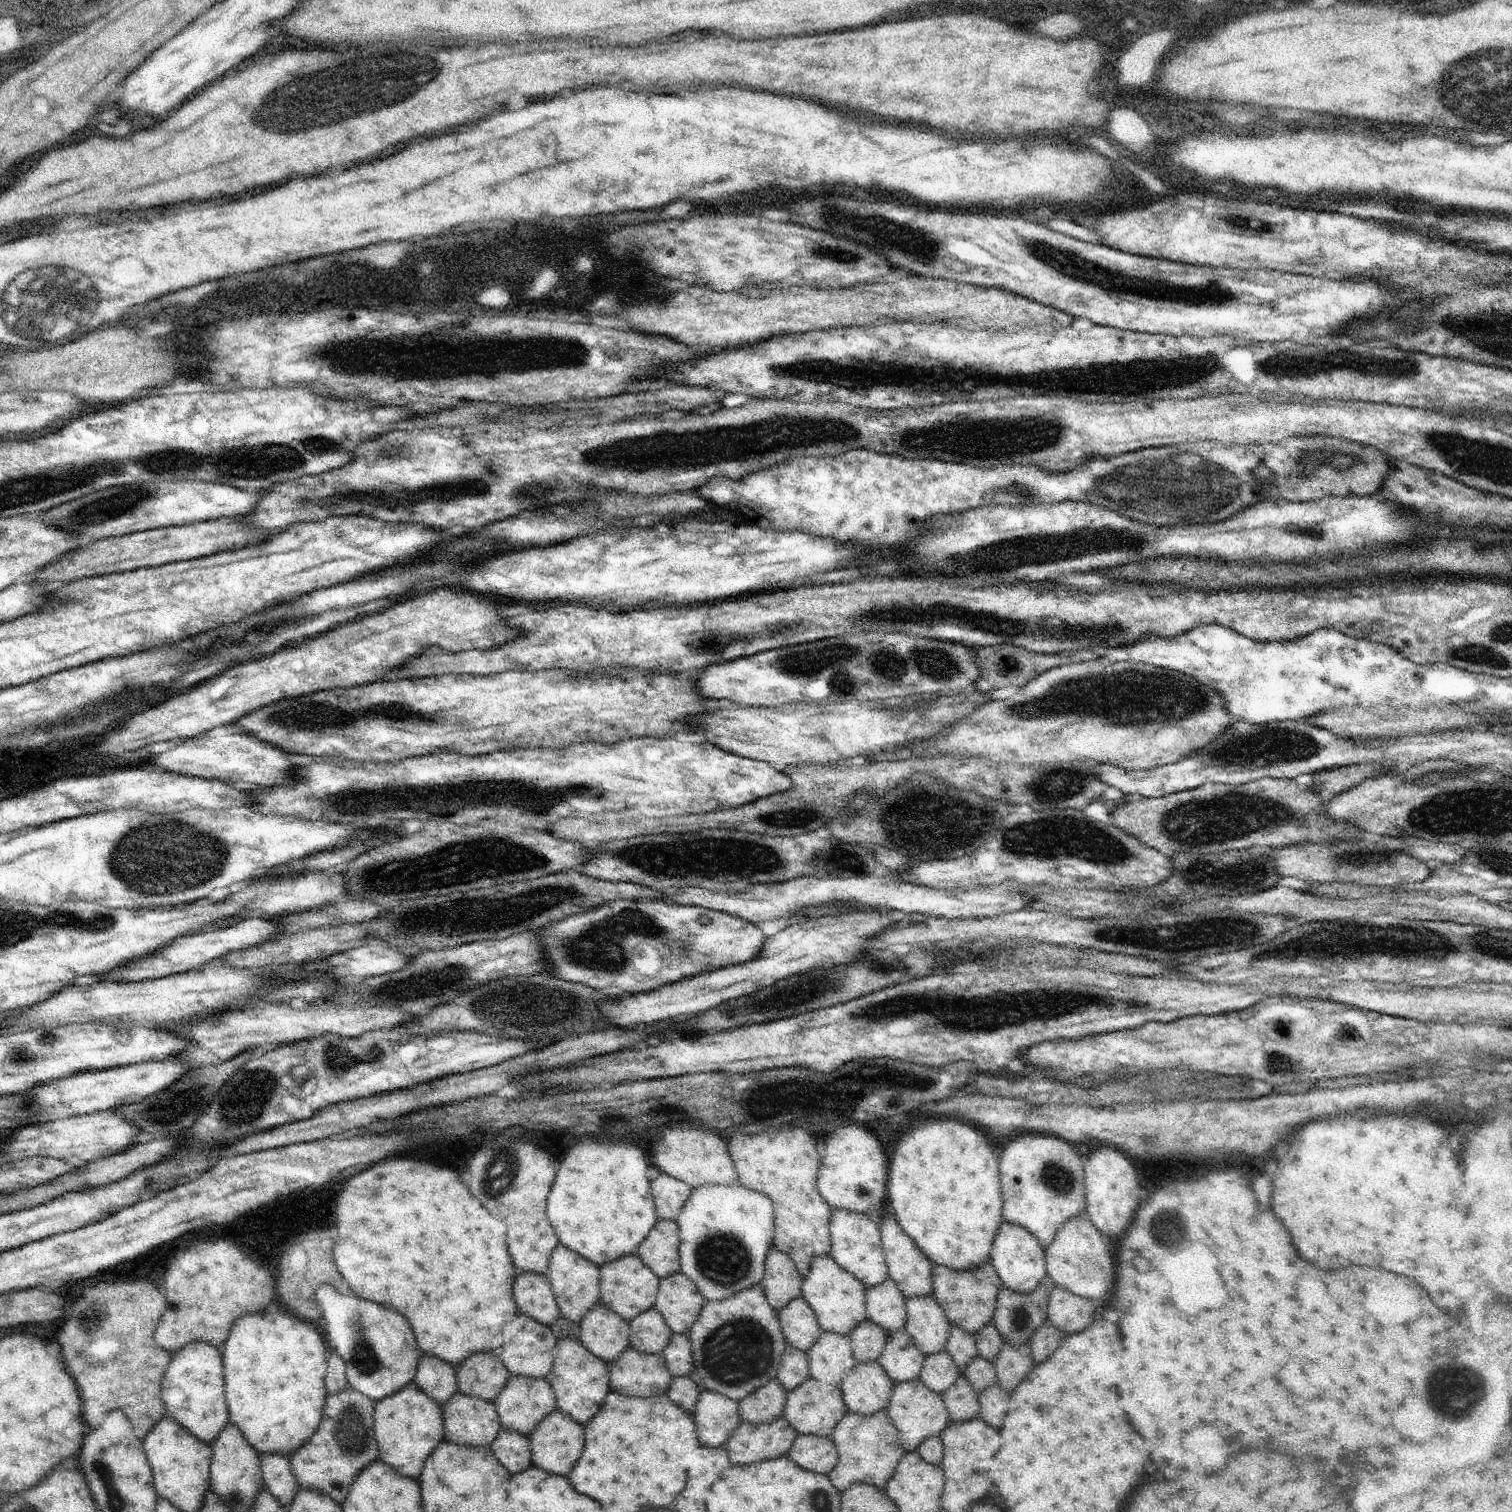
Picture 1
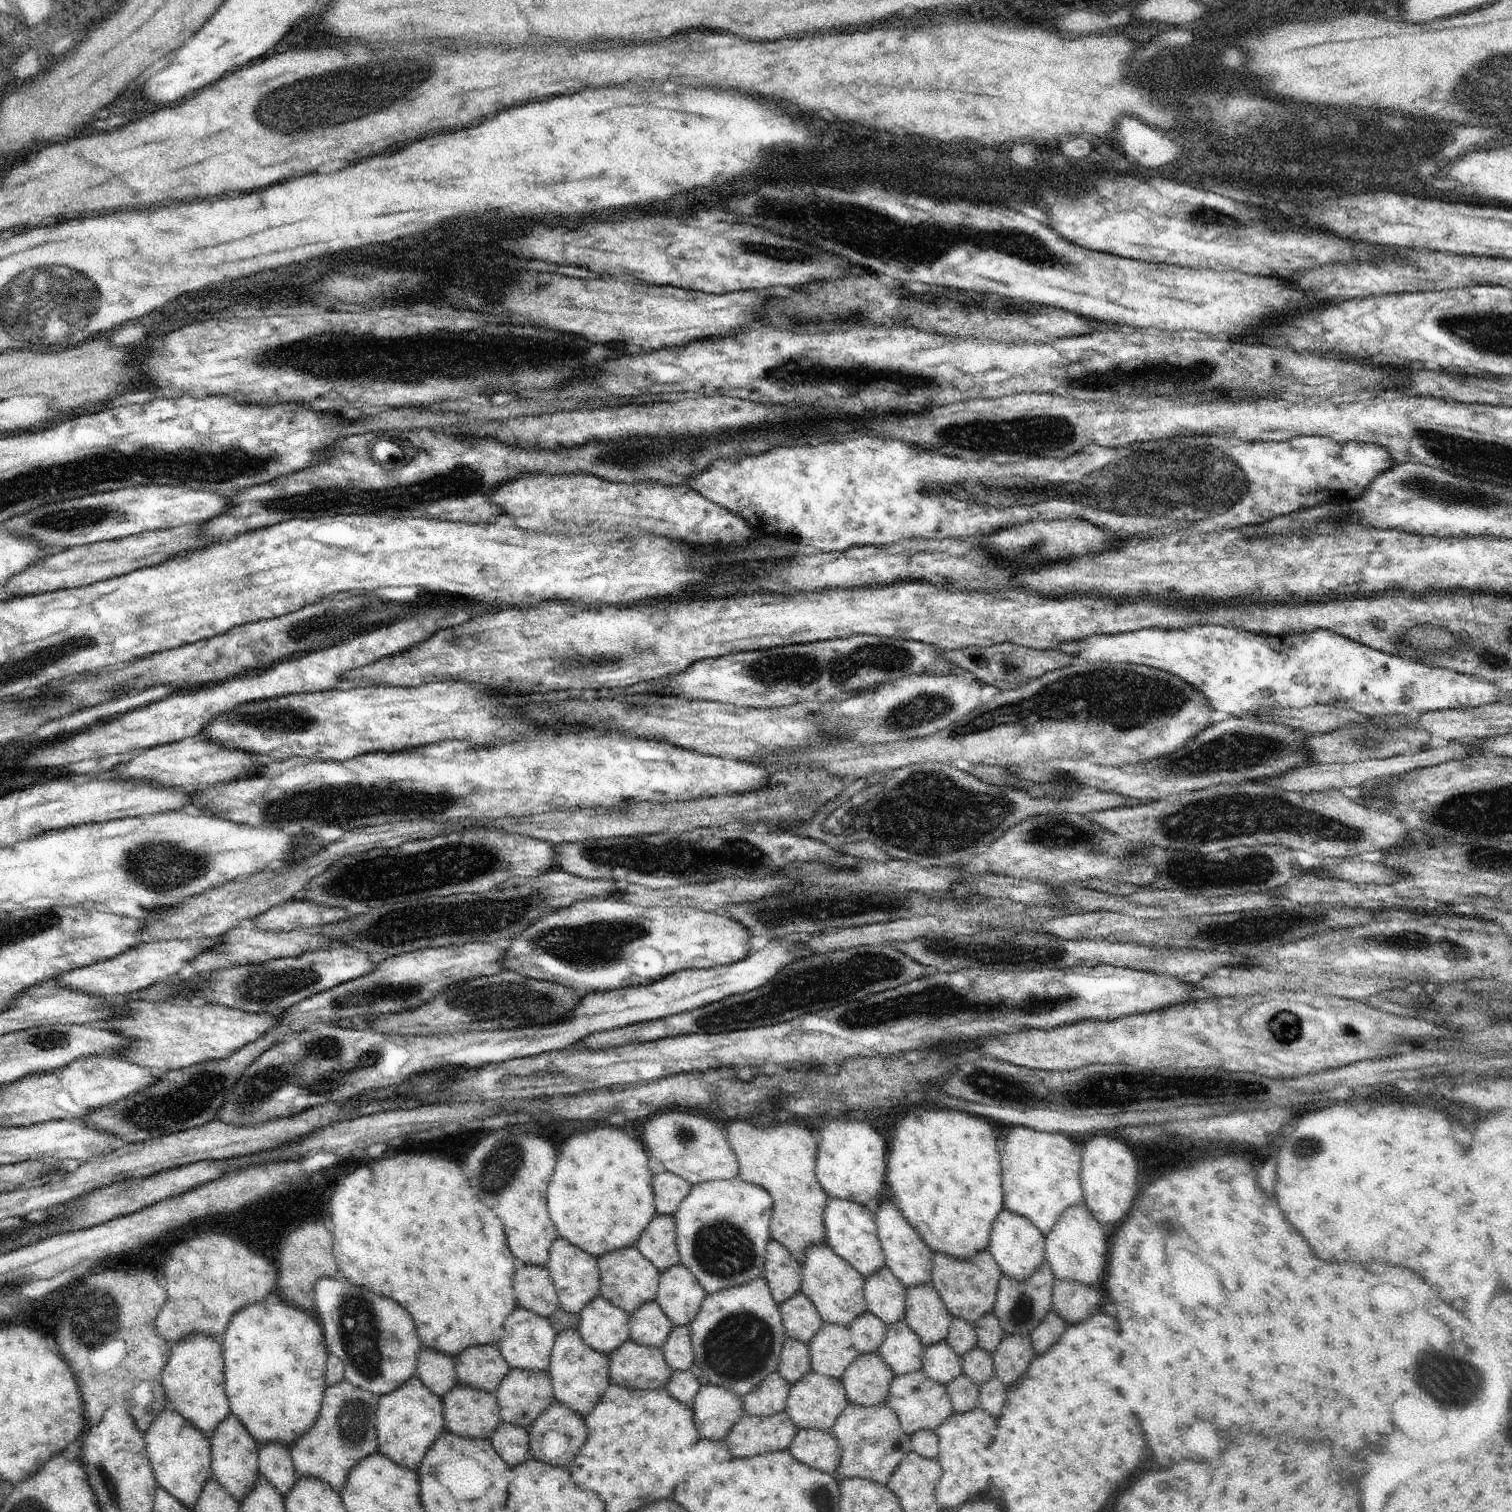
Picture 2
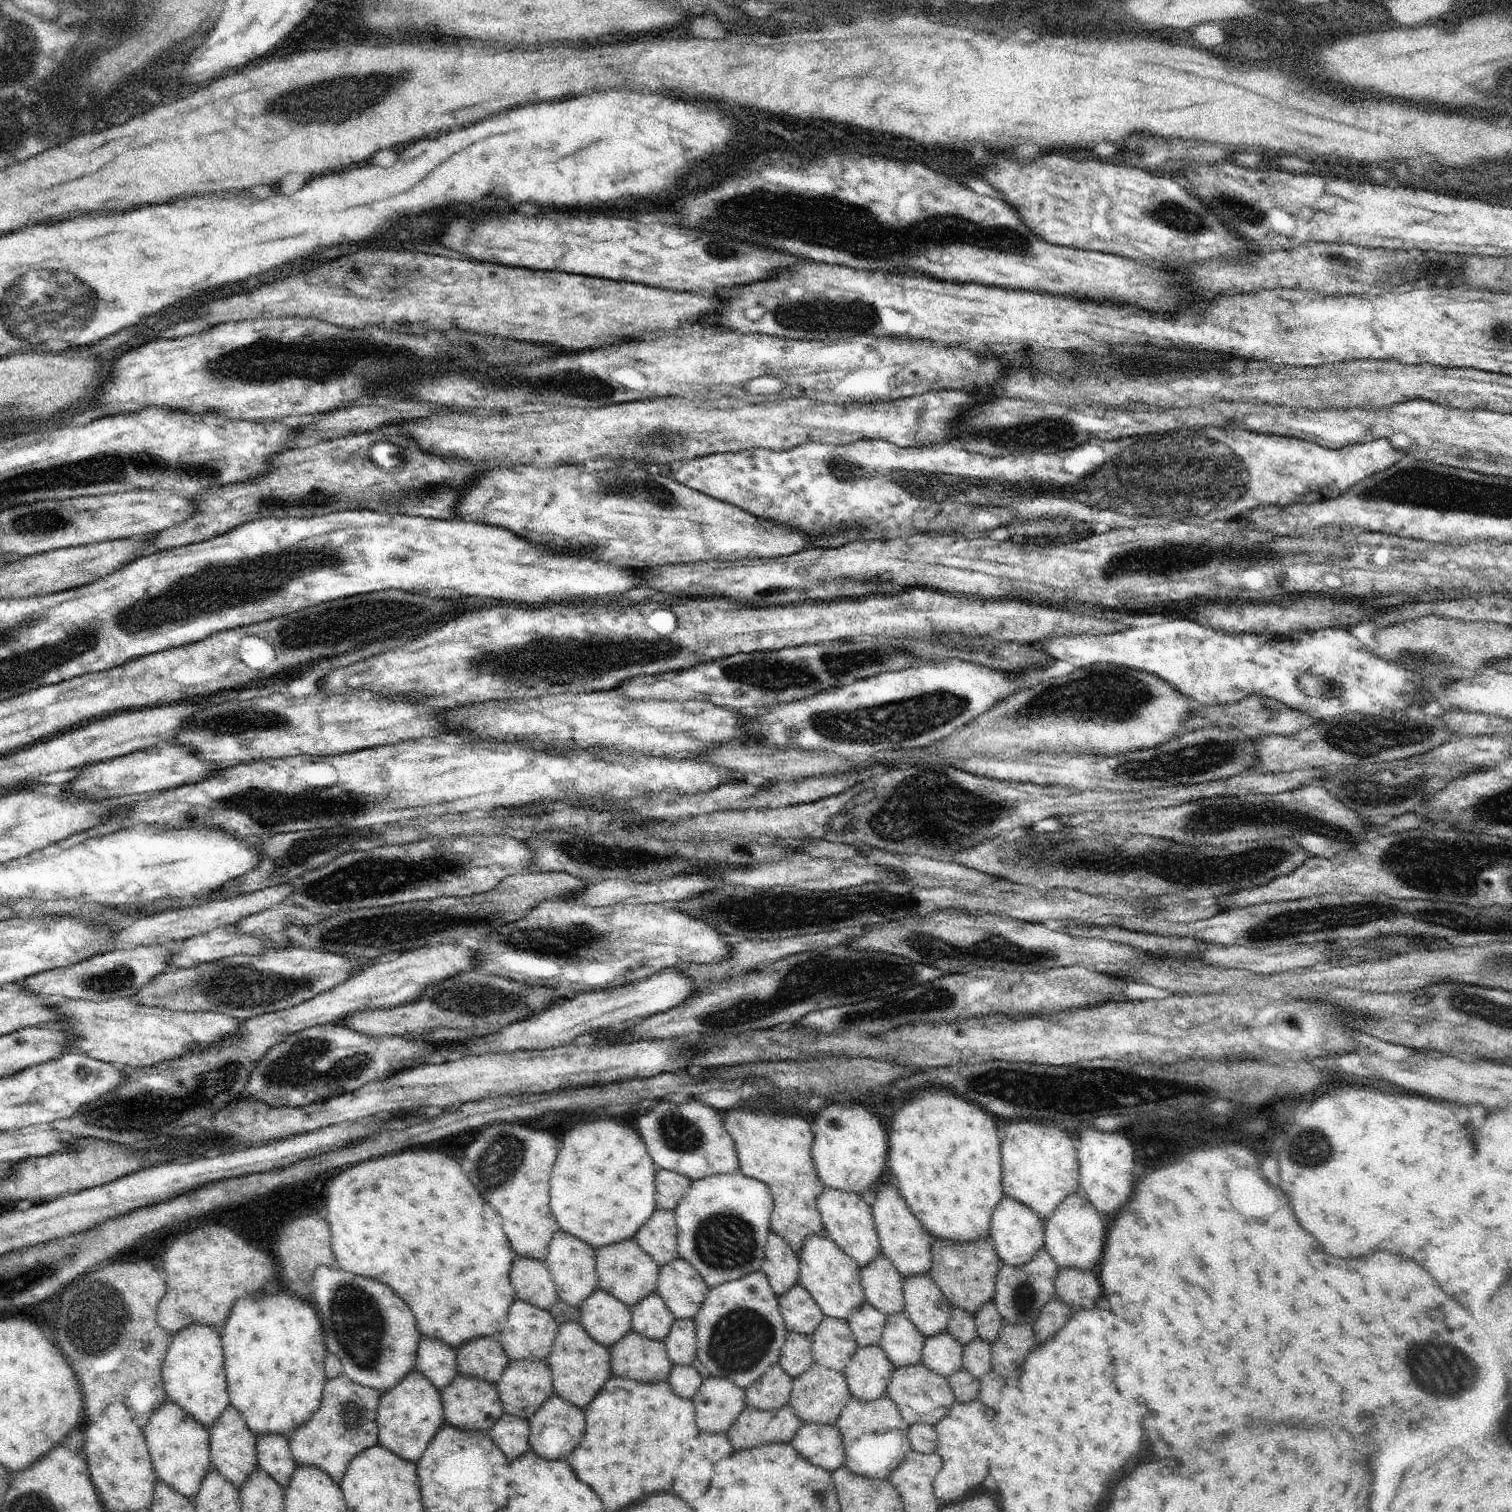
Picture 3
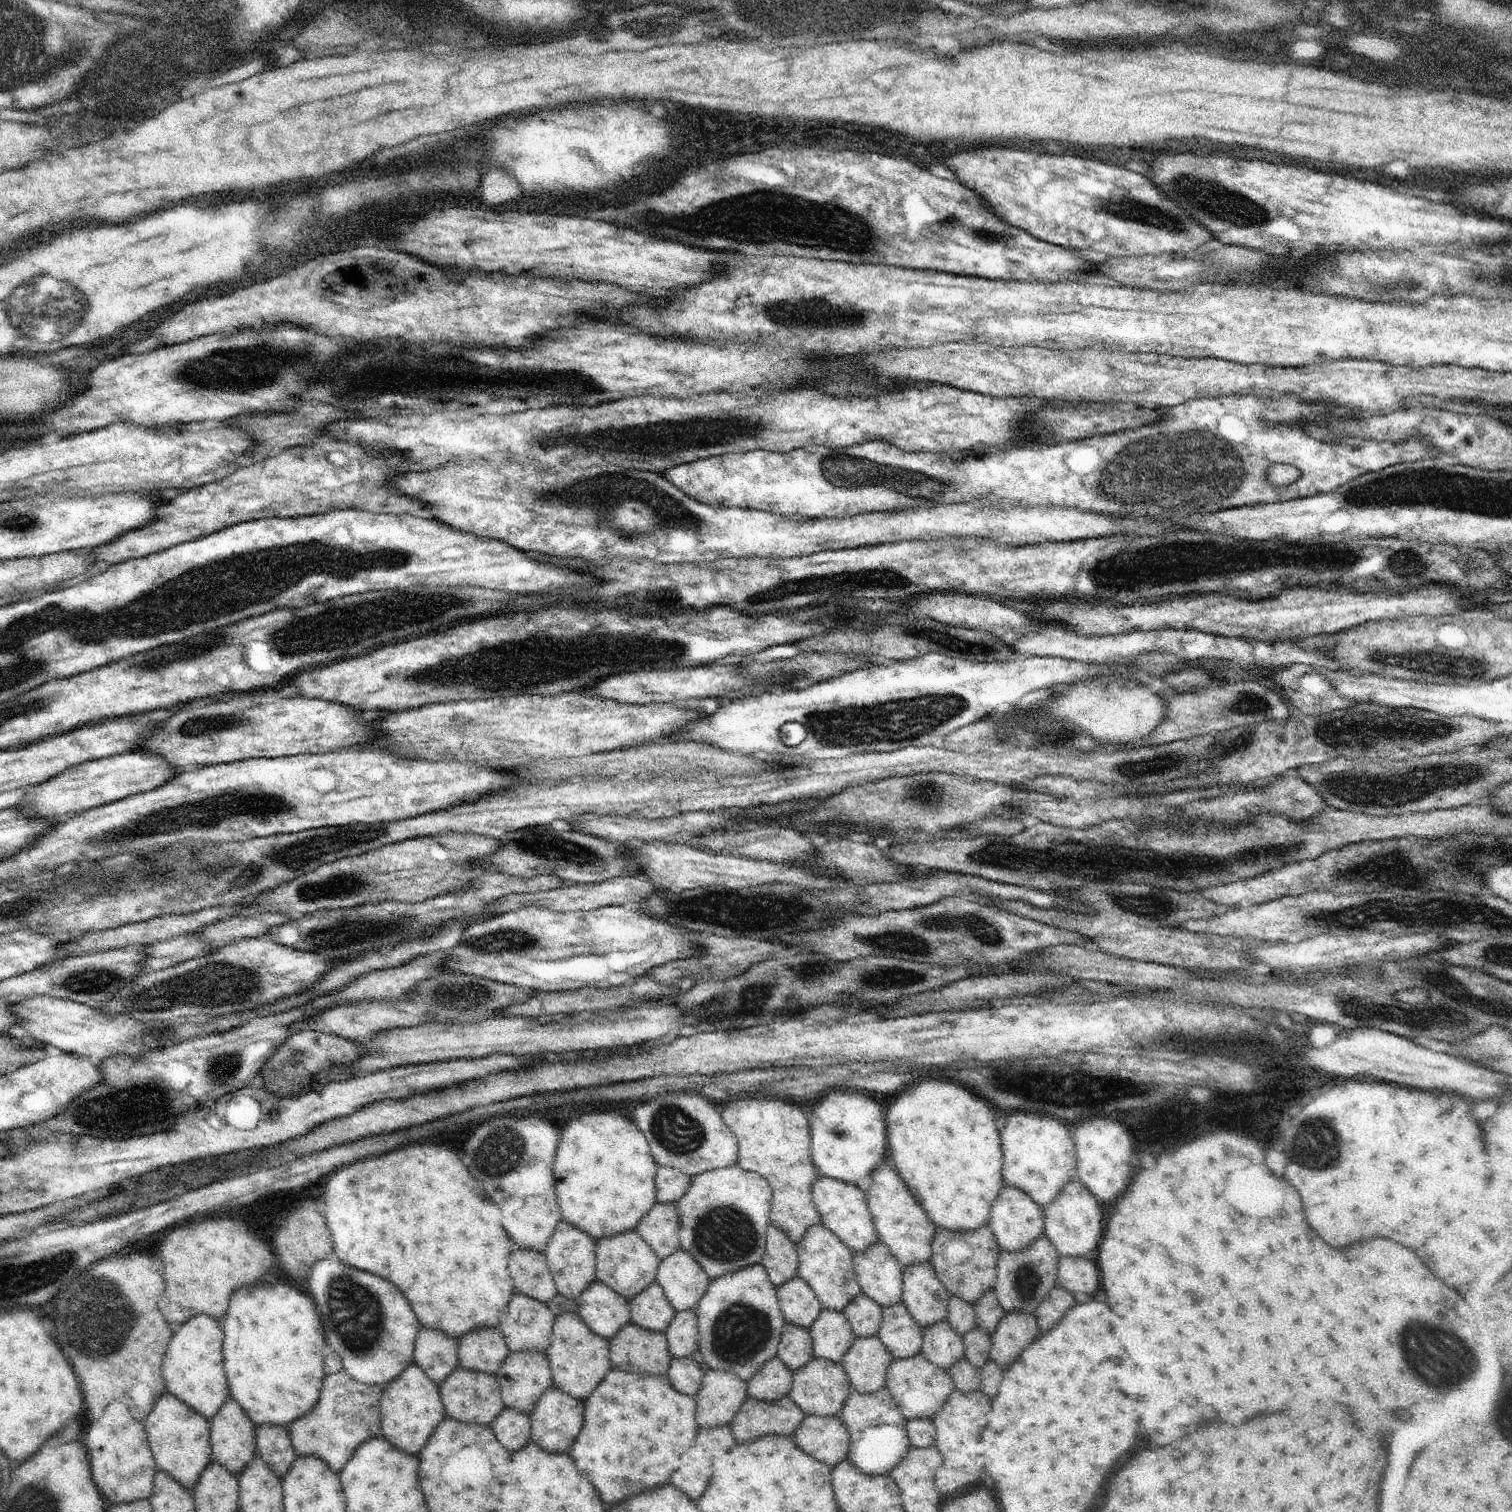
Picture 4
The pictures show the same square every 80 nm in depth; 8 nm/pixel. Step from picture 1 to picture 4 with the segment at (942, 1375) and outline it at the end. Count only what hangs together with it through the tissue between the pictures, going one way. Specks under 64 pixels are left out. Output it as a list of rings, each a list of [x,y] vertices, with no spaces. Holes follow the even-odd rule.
[[[947,1319],[923,1328],[921,1355],[934,1366],[949,1370],[964,1355],[963,1336],[960,1336]]]

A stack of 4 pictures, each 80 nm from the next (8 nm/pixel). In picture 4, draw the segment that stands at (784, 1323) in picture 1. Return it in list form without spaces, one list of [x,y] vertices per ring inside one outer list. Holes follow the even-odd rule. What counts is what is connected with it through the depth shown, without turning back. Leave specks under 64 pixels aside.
[[[797,1276],[777,1288],[780,1310],[785,1323],[810,1330],[823,1310],[812,1288]]]

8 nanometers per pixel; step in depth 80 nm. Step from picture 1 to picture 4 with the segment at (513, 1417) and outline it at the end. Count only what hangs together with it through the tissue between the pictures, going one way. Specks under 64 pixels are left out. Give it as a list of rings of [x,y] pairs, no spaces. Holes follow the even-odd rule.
[[[538,1350],[509,1353],[495,1376],[499,1381],[501,1398],[505,1407],[518,1410],[522,1414],[530,1414],[534,1411],[544,1392],[553,1387],[553,1378],[546,1353],[538,1352]]]

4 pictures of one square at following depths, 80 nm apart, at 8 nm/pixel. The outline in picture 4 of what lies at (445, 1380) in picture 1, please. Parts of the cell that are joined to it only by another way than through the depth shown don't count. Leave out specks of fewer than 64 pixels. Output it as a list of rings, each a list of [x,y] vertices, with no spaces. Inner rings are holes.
[[[421,1326],[414,1348],[414,1363],[439,1386],[459,1367],[459,1342],[436,1328]]]

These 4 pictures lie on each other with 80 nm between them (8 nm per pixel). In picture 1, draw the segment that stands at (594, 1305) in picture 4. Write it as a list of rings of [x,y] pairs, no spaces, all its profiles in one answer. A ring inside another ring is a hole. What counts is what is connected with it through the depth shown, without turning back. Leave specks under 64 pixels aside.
[[[602,1302],[596,1303],[582,1317],[580,1326],[578,1339],[584,1348],[608,1364],[630,1346],[629,1322]]]

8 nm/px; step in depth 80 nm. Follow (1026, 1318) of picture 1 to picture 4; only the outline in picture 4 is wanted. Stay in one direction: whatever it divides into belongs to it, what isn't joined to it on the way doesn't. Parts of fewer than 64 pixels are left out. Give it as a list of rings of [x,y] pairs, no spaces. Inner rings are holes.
[[[1046,1235],[1039,1236],[1034,1243],[1016,1254],[1001,1252],[993,1290],[1005,1314],[1012,1312],[1036,1314],[1037,1308],[1056,1286],[1059,1257],[1055,1246]]]

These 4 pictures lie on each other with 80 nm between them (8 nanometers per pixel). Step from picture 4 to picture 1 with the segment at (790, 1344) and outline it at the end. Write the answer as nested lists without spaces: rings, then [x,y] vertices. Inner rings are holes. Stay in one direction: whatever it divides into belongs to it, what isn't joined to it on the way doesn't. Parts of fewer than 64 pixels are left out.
[[[787,1345],[781,1356],[777,1379],[789,1393],[809,1377],[809,1358],[806,1351]]]

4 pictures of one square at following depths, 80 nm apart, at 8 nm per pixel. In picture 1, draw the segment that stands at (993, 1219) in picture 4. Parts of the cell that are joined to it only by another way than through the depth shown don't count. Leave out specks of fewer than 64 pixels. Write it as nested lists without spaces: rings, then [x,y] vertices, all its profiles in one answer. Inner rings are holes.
[[[1003,1220],[996,1231],[988,1260],[996,1269],[1003,1286],[1017,1293],[1032,1292],[1048,1276],[1045,1248],[1039,1238],[1027,1228],[1008,1221]]]

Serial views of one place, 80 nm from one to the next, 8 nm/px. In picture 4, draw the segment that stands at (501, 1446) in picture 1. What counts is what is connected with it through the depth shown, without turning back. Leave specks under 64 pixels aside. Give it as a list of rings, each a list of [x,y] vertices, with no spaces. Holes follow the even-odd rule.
[[[504,1408],[491,1425],[498,1442],[508,1452],[520,1452],[531,1443],[531,1416],[513,1408]]]

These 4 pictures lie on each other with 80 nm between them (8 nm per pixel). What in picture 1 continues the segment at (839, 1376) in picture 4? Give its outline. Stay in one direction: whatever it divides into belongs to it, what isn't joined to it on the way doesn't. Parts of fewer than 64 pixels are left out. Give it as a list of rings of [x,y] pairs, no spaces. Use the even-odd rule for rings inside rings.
[[[808,1377],[800,1386],[787,1394],[783,1417],[792,1425],[798,1435],[815,1434],[821,1437],[831,1436],[836,1423],[848,1412],[843,1401],[841,1387]]]

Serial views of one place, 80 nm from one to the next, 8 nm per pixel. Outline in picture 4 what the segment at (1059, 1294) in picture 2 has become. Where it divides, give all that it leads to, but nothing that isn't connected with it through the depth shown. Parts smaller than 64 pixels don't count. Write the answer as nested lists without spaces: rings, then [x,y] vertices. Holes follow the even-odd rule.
[[[1059,1257],[1056,1285],[1064,1287],[1080,1300],[1084,1294],[1094,1294],[1100,1286],[1098,1267],[1087,1257]]]

